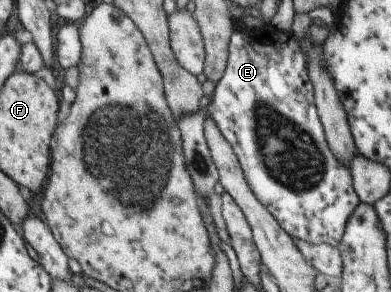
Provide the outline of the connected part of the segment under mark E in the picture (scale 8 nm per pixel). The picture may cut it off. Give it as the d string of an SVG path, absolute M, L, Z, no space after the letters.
M264 23L257 29L246 28L245 25L235 25L228 43L228 55L223 75L216 81L215 88L211 95L211 101L209 101L206 107L211 121L215 123L215 127L217 127L219 133L223 135L223 139L231 145L231 149L233 153L235 153L237 161L239 161L249 191L251 191L255 199L267 209L271 217L277 221L277 225L279 225L289 237L299 239L300 242L327 244L331 247L336 247L337 243L339 243L339 239L341 239L347 217L351 215L351 211L355 209L355 205L360 201L353 189L349 166L345 167L343 163L339 163L339 161L335 159L335 155L329 151L327 141L325 141L325 135L323 135L323 127L321 127L319 117L316 113L313 90L311 82L309 81L309 76L307 75L307 67L305 67L305 57L303 57L303 53L301 53L301 49L299 49L299 45L297 45L297 41L295 41L293 34L291 32L277 30L277 28L274 28L270 23Z

